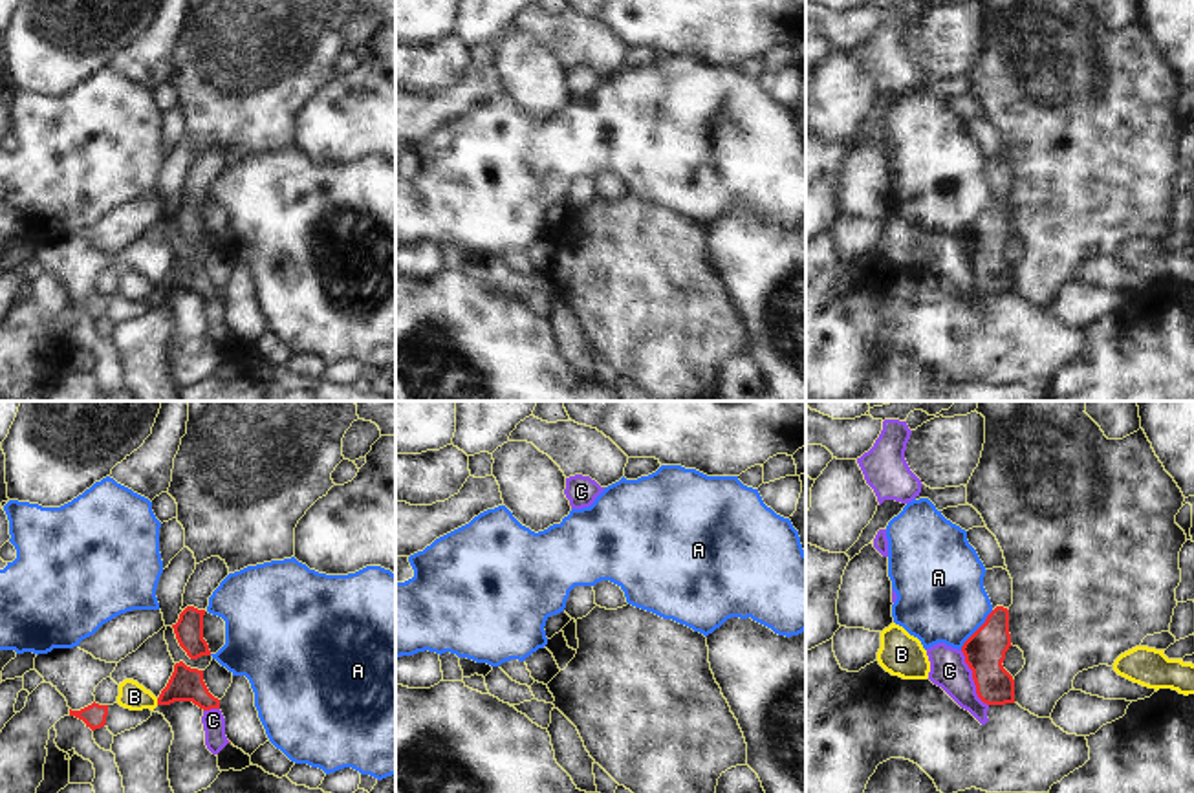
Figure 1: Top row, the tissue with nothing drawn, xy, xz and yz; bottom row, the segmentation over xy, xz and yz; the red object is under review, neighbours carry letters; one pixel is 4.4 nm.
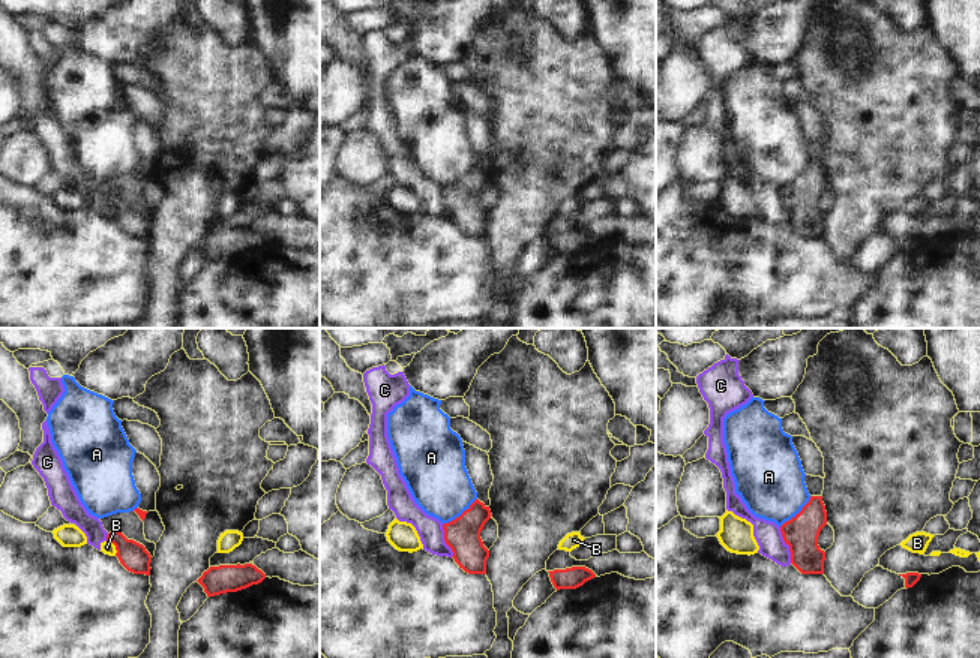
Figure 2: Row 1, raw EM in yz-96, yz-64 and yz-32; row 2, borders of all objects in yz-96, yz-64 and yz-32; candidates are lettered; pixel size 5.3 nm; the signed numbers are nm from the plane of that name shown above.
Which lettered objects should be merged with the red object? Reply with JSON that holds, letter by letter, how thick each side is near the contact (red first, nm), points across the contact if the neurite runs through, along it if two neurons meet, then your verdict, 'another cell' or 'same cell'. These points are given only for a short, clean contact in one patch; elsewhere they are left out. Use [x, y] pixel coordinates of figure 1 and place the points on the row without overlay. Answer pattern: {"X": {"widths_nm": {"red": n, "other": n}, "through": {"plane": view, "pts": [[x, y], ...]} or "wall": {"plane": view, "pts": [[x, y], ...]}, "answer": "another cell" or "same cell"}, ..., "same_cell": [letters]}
{"A": {"widths_nm": {"red": 180, "other": 380}, "wall": {"plane": "yz", "pts": [[993, 200], [960, 238]]}, "answer": "another cell"}, "B": {"widths_nm": {"red": 150, "other": 120}, "wall": {"plane": "xy", "pts": [[156, 288], [158, 293]]}, "answer": "another cell"}, "C": {"widths_nm": {"red": 180, "other": 160}, "answer": "another cell"}, "same_cell": []}

